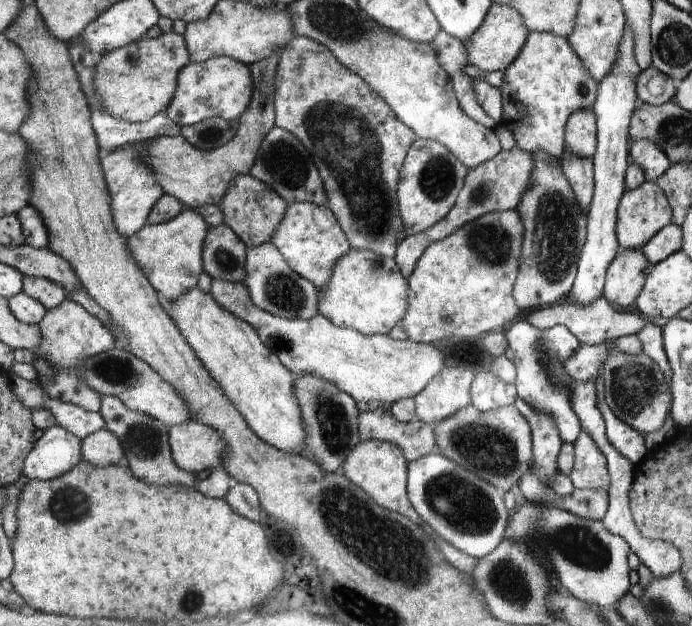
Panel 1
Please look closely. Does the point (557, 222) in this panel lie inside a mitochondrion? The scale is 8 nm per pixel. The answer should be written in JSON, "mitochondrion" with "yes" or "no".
{"mitochondrion":"yes"}

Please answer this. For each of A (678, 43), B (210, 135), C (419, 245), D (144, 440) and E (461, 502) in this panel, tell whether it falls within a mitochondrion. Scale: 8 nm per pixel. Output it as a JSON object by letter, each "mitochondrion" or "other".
{"A":"mitochondrion","B":"mitochondrion","C":"other","D":"mitochondrion","E":"mitochondrion"}

